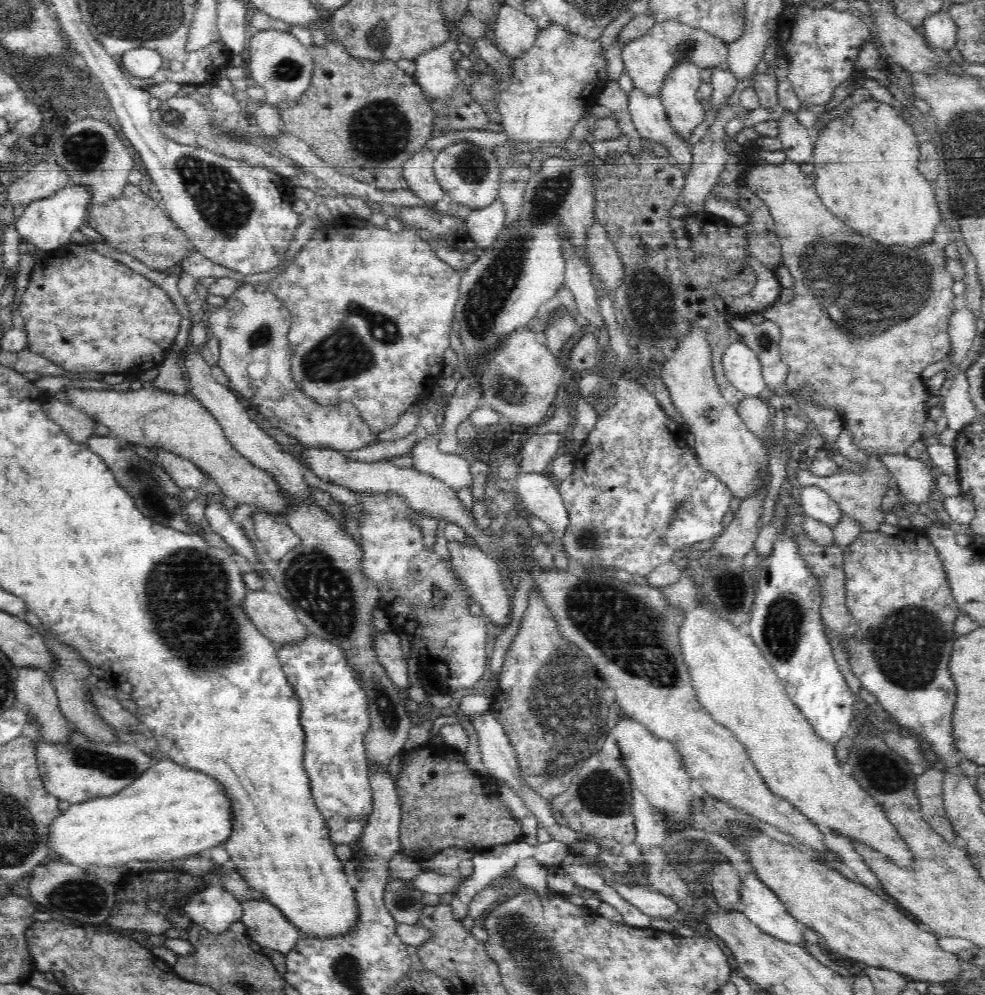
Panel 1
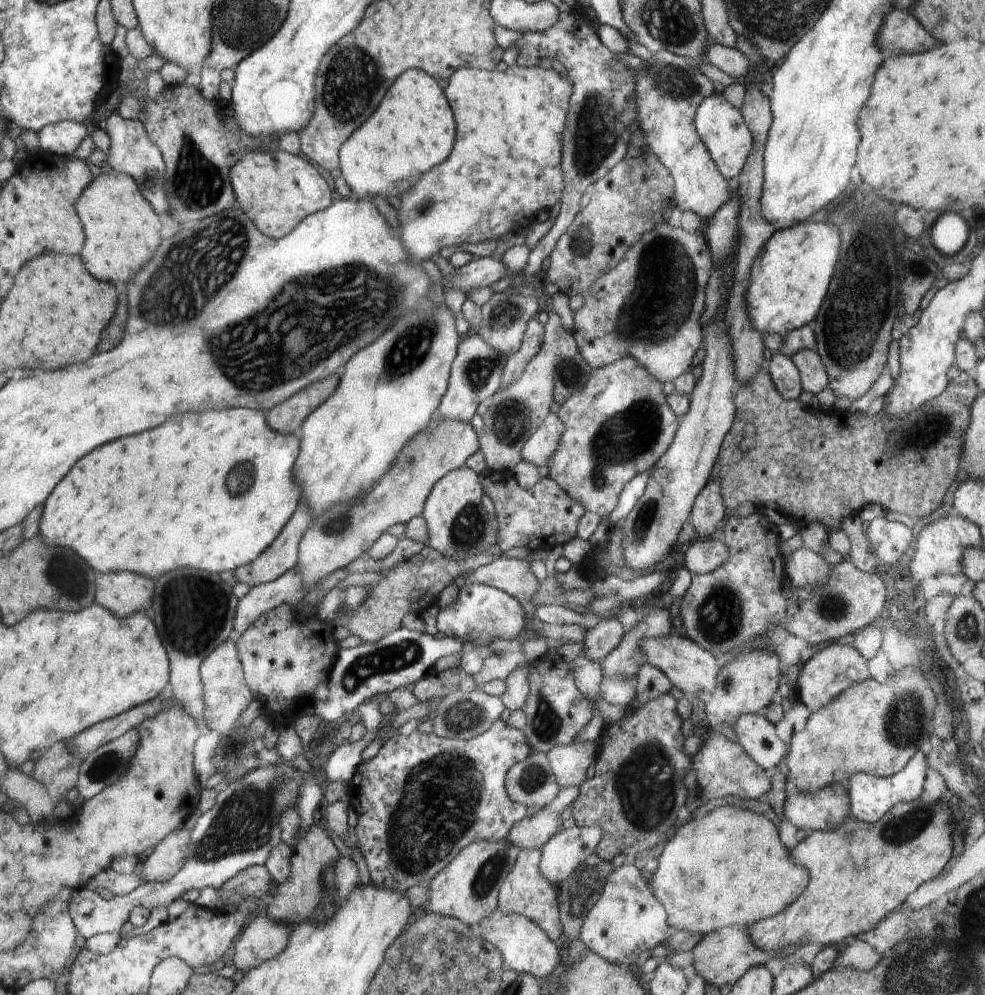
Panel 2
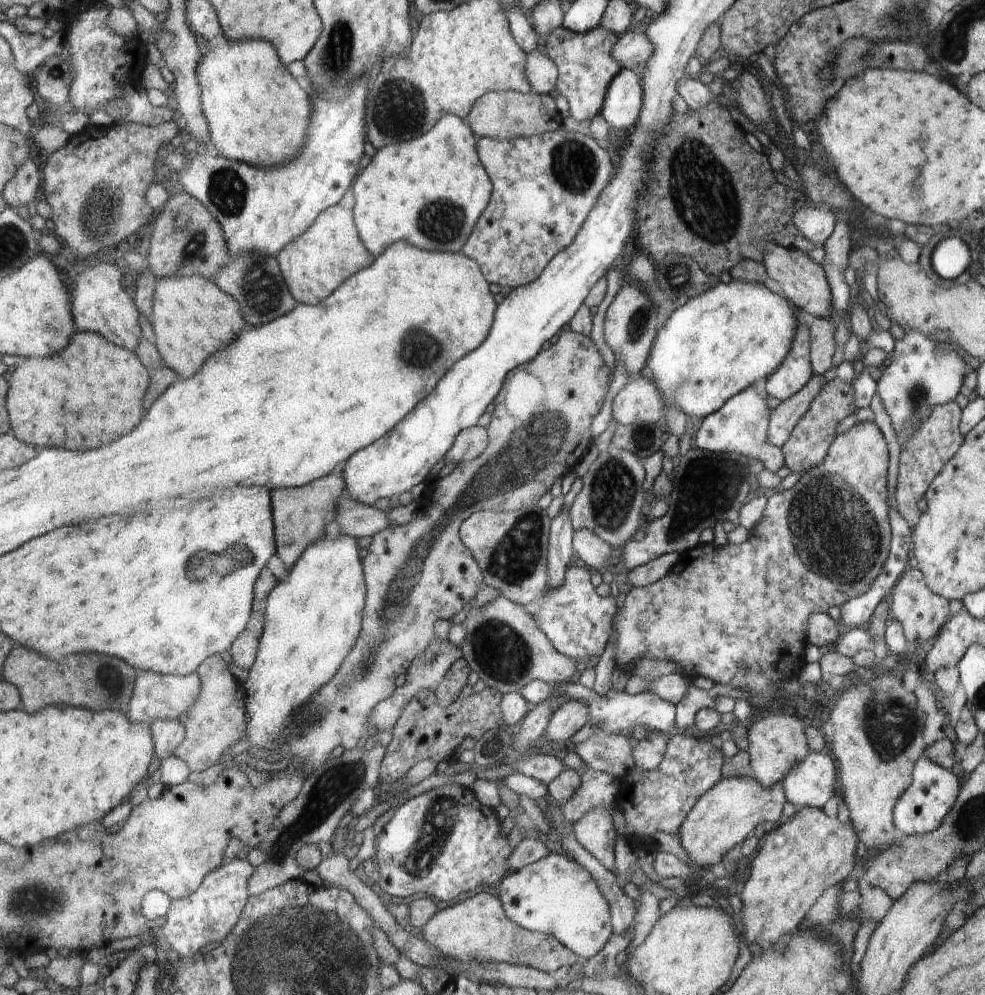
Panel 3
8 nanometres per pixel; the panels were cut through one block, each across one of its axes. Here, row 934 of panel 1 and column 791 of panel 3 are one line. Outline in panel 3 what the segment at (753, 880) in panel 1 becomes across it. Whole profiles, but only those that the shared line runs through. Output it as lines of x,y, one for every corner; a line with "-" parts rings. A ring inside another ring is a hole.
809,752
801,764
790,770
780,783
794,806
822,809
836,786
836,766
825,753

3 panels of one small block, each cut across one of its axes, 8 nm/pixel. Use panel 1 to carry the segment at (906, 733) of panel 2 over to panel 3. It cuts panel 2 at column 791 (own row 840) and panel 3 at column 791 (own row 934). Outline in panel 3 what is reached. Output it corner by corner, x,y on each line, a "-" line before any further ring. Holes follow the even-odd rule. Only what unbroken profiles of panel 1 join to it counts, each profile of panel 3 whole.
802,807
794,818
773,831
767,831
761,839
759,848
753,855
751,877
746,882
740,898
743,908
739,919
740,932
747,944
756,942
763,950
768,950
782,936
792,935
792,930
804,920
818,896
838,882
848,880
848,874
854,868
854,848
858,842
852,824
842,824
836,818
829,818
822,809

